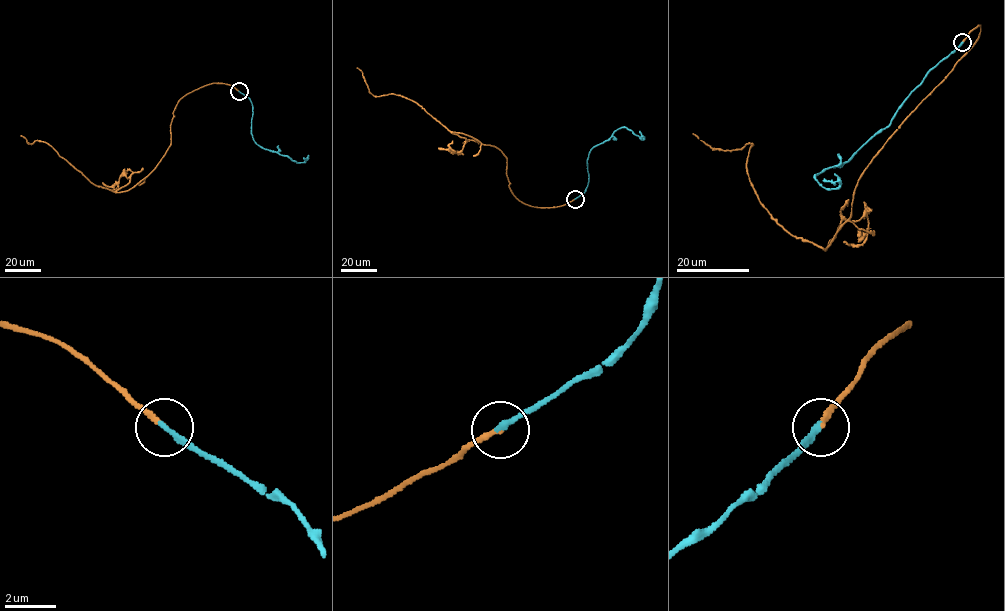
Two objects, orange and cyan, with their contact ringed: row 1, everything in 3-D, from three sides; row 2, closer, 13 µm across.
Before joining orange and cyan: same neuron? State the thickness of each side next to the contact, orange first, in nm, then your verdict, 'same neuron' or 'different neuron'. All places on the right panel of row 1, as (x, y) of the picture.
calibres 200 and 240 nm; same neuron

